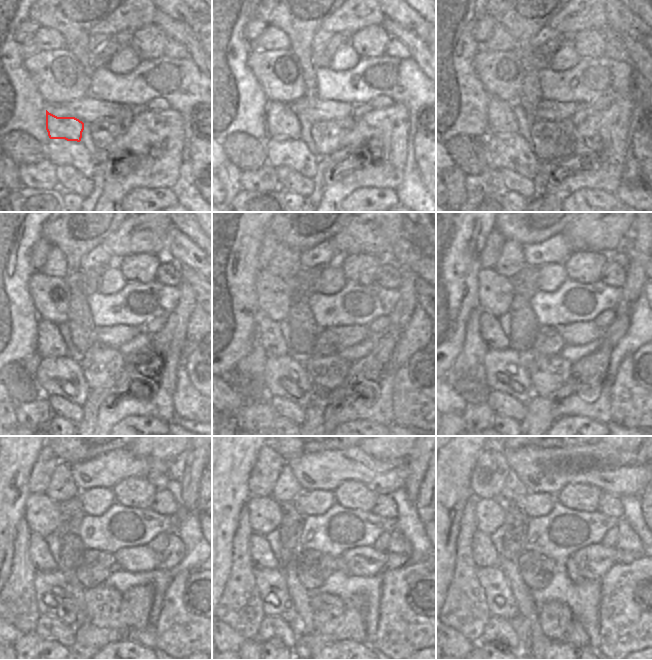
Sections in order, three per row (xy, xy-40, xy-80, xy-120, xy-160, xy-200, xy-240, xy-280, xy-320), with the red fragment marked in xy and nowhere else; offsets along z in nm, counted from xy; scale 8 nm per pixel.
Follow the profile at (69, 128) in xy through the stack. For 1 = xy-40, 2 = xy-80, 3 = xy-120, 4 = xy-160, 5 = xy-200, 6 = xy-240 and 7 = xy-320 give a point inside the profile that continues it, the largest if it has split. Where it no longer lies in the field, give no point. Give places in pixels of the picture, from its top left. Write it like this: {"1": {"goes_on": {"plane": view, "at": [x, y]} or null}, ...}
{"1": {"goes_on": {"plane": "xy-40", "at": [281, 123]}}, "2": {"goes_on": {"plane": "xy-80", "at": [501, 119]}}, "3": {"goes_on": {"plane": "xy-120", "at": [51, 343]}}, "4": {"goes_on": {"plane": "xy-160", "at": [270, 336]}}, "5": {"goes_on": {"plane": "xy-200", "at": [492, 333]}}, "6": {"goes_on": {"plane": "xy-240", "at": [40, 555]}}, "7": {"goes_on": {"plane": "xy-320", "at": [484, 552]}}}

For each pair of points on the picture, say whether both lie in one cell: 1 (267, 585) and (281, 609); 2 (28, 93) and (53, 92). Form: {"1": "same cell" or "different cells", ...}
{"1": "same cell", "2": "different cells"}

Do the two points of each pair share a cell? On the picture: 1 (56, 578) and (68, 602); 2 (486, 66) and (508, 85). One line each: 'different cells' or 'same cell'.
1: same cell
2: same cell

